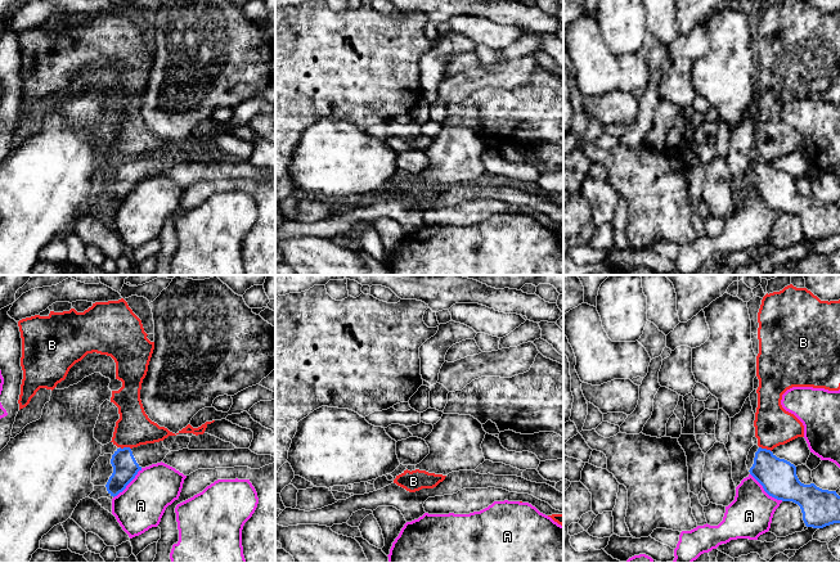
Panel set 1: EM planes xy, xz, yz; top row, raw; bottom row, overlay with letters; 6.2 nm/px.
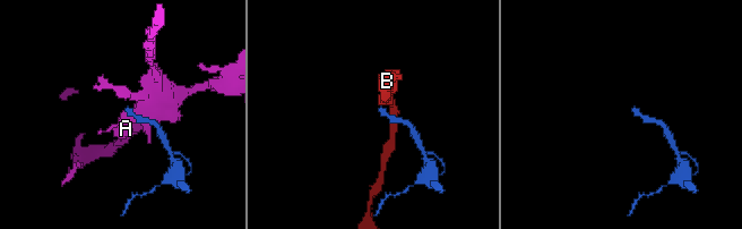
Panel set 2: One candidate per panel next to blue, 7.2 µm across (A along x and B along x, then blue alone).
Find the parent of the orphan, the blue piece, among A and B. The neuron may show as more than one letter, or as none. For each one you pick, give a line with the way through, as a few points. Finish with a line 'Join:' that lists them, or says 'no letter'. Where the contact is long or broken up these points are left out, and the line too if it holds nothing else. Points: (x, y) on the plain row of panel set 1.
Join: no letter

